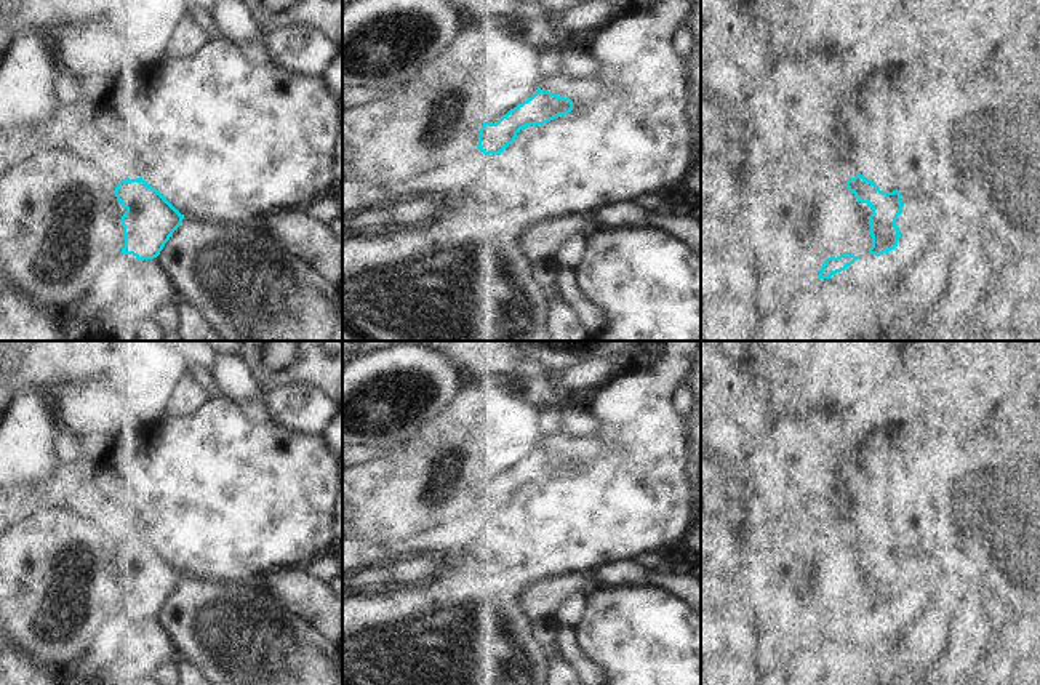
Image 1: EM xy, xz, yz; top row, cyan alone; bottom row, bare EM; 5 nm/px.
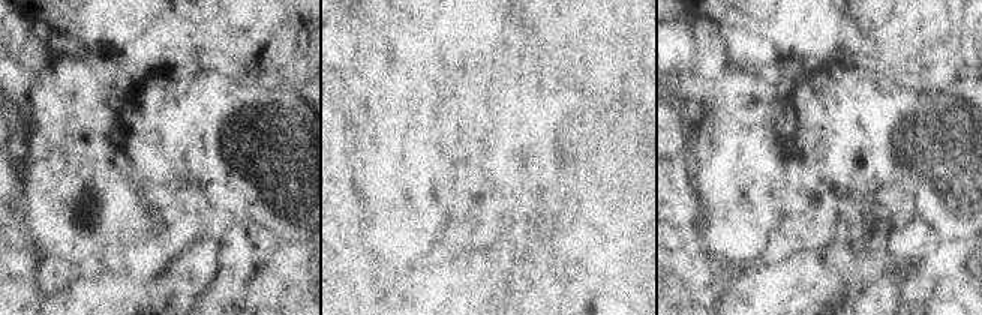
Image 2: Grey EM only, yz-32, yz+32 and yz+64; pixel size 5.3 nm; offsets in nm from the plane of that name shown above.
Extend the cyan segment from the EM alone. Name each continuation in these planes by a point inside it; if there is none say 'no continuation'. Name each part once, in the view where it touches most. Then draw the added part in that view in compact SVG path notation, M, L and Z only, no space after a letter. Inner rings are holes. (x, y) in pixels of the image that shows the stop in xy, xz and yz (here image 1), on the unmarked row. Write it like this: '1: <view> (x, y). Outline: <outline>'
no continuation

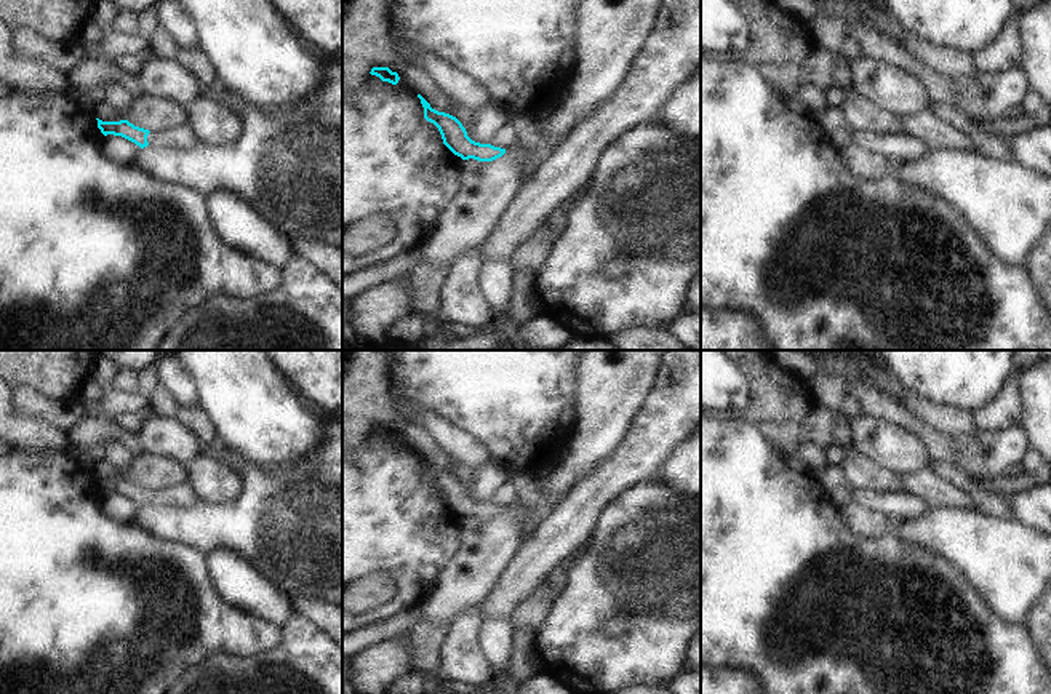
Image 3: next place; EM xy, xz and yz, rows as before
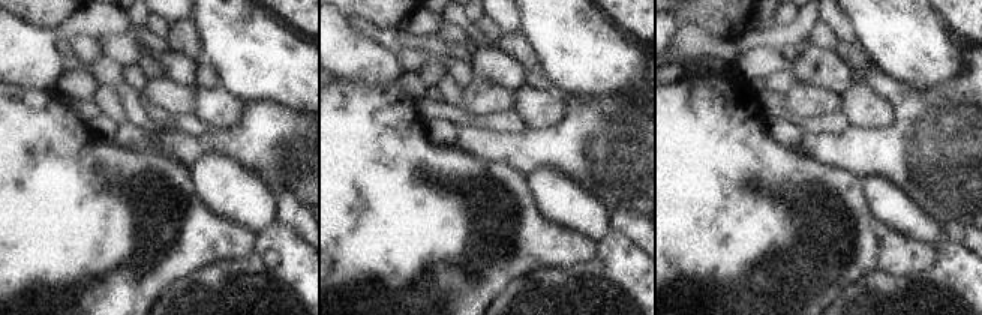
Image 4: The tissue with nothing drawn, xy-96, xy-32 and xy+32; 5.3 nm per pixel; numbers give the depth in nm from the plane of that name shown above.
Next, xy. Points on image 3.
1: xy (181, 494). Outline: M181 481L170 488L154 488L147 501L155 507L194 507L202 502L189 481Z

